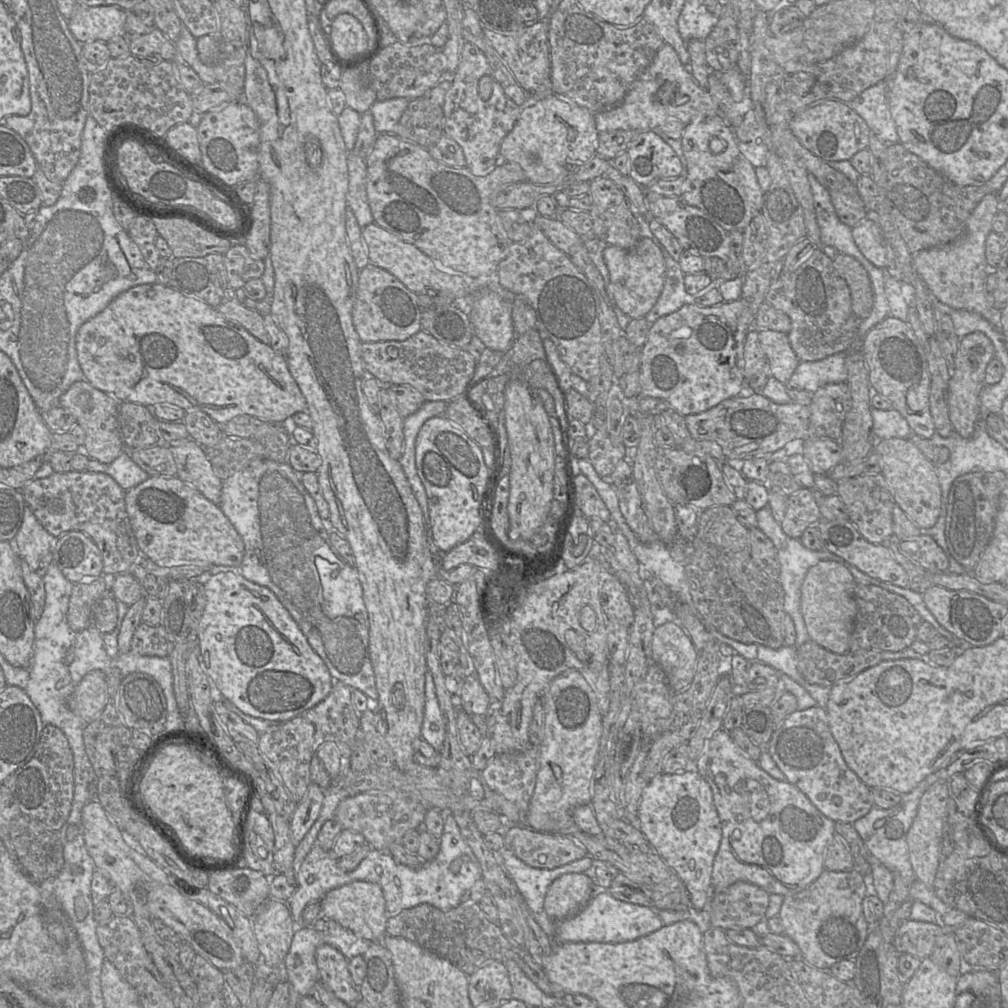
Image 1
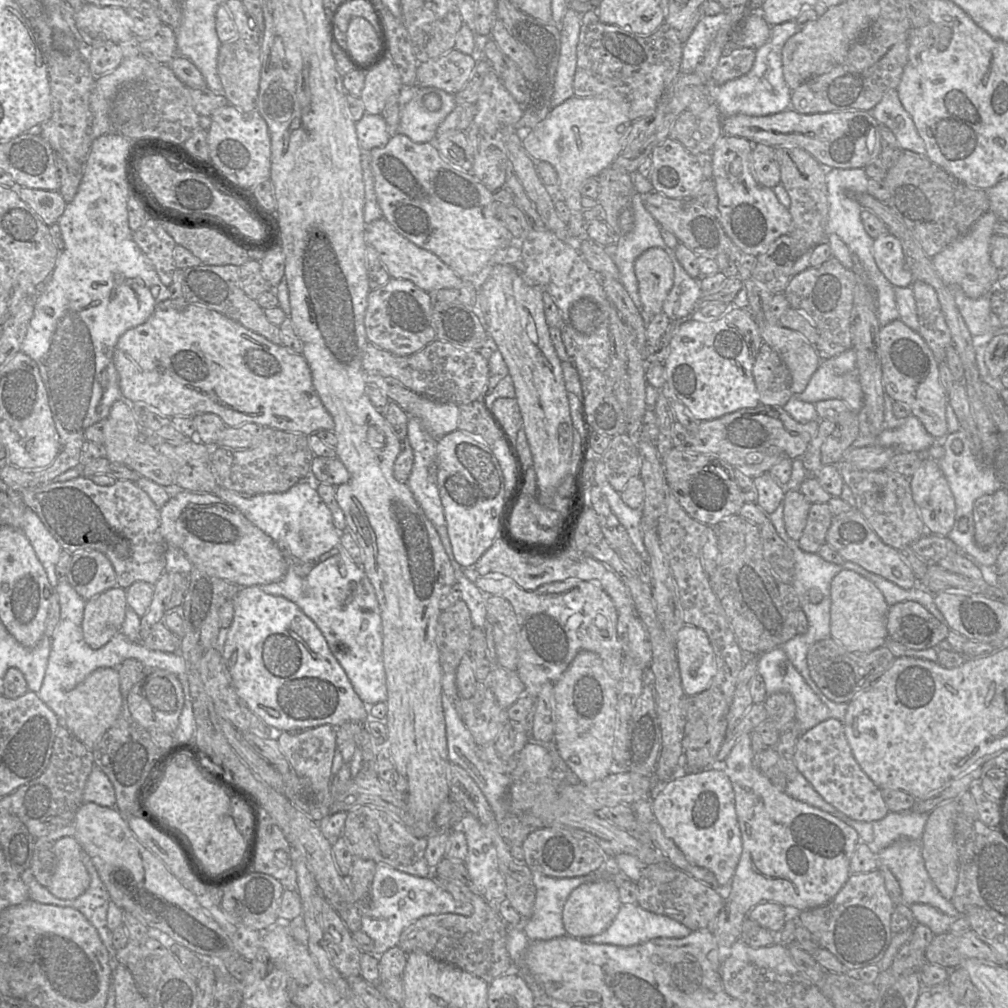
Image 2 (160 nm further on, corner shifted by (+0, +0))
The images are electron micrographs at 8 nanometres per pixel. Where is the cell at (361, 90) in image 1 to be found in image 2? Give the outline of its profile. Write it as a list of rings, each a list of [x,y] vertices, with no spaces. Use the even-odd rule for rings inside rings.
[[[390,57],[366,72],[365,85],[360,95],[366,112],[381,115],[389,99],[399,96],[403,86],[401,74]]]

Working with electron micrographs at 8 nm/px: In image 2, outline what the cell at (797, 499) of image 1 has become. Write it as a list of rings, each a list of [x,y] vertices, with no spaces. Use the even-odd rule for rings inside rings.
[[[811,503],[806,526],[797,541],[798,546],[805,552],[818,553],[819,548],[826,543],[826,534],[833,517],[827,503]]]

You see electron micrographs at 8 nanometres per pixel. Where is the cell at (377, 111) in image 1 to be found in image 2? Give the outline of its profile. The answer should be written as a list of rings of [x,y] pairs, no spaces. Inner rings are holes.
[[[414,89],[411,99],[400,108],[397,133],[418,143],[433,143],[438,127],[451,112],[451,99],[445,92]],[[431,93],[438,95],[442,101],[440,109],[435,111],[428,110],[423,104],[425,95]]]

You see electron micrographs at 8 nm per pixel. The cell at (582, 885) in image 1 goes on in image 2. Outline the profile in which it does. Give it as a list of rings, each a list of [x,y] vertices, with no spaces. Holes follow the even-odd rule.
[[[611,881],[586,882],[568,897],[562,922],[568,936],[584,938],[606,931],[622,906],[618,887]]]

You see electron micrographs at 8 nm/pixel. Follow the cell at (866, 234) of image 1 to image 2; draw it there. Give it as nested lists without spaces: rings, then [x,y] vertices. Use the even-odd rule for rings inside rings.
[[[891,233],[874,239],[875,262],[893,286],[911,287],[915,280],[906,267],[905,256],[900,241]]]

